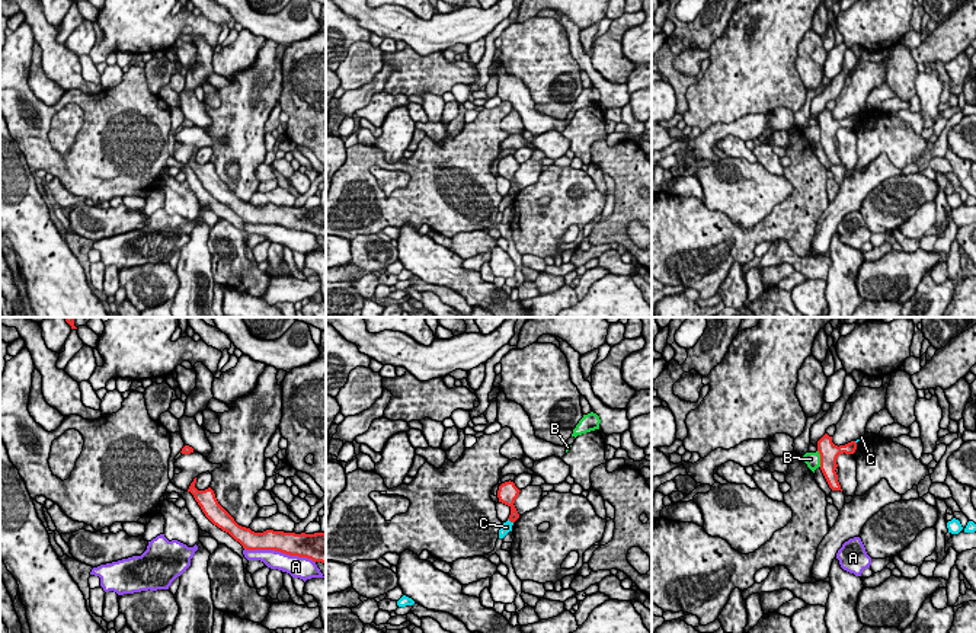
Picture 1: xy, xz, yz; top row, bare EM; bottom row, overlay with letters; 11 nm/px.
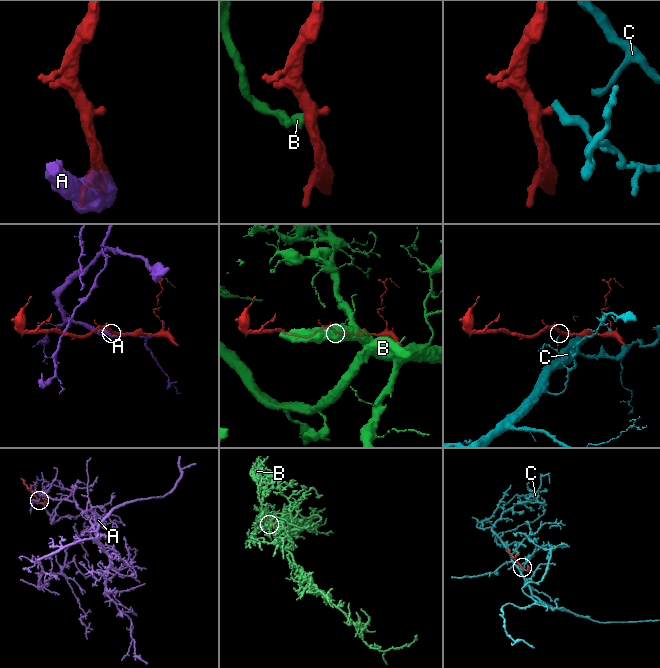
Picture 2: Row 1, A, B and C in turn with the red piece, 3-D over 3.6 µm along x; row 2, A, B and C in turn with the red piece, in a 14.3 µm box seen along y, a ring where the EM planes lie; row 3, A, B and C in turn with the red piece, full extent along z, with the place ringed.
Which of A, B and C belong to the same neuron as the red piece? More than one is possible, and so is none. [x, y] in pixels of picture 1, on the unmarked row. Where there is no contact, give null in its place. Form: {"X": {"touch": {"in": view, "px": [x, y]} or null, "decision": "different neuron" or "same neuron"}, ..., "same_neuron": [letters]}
{"A": {"touch": {"in": "xy", "px": [280, 224]}, "decision": "different neuron"}, "B": {"touch": {"in": "yz", "px": [821, 133]}, "decision": "different neuron"}, "C": {"touch": {"in": "xz", "px": [511, 195]}, "decision": "different neuron"}, "same_neuron": []}

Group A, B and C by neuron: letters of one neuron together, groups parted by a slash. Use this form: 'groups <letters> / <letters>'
groups A / B / C

